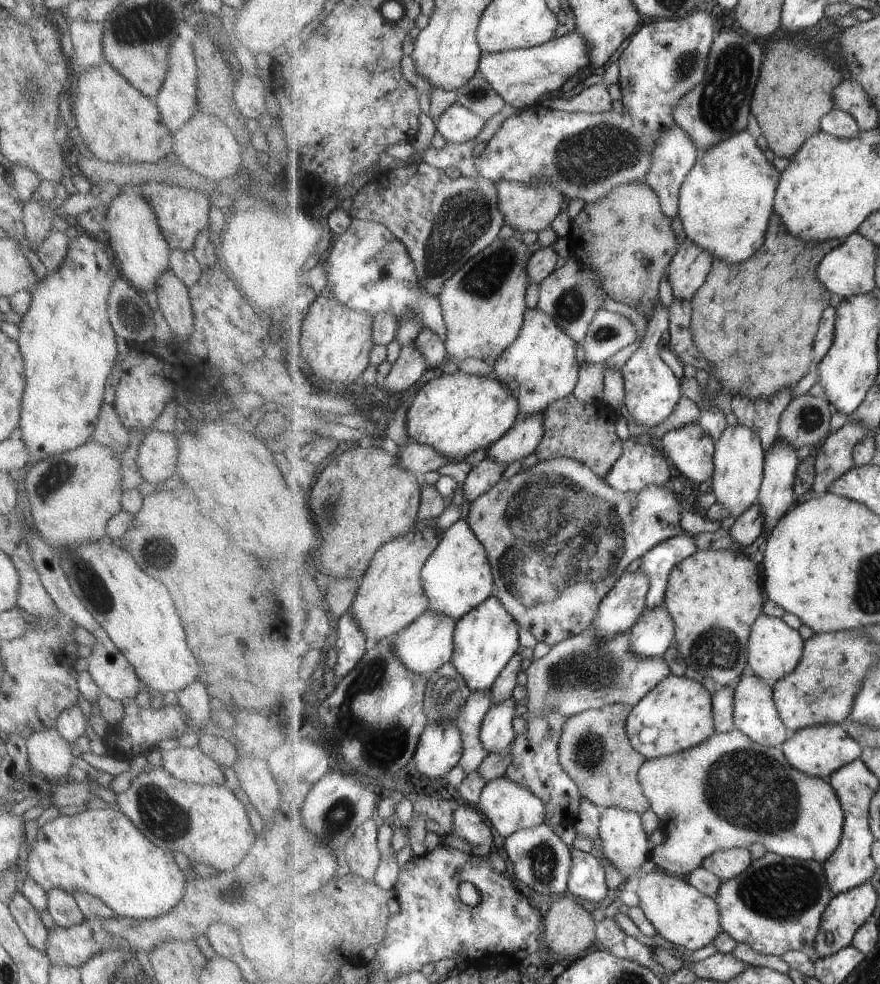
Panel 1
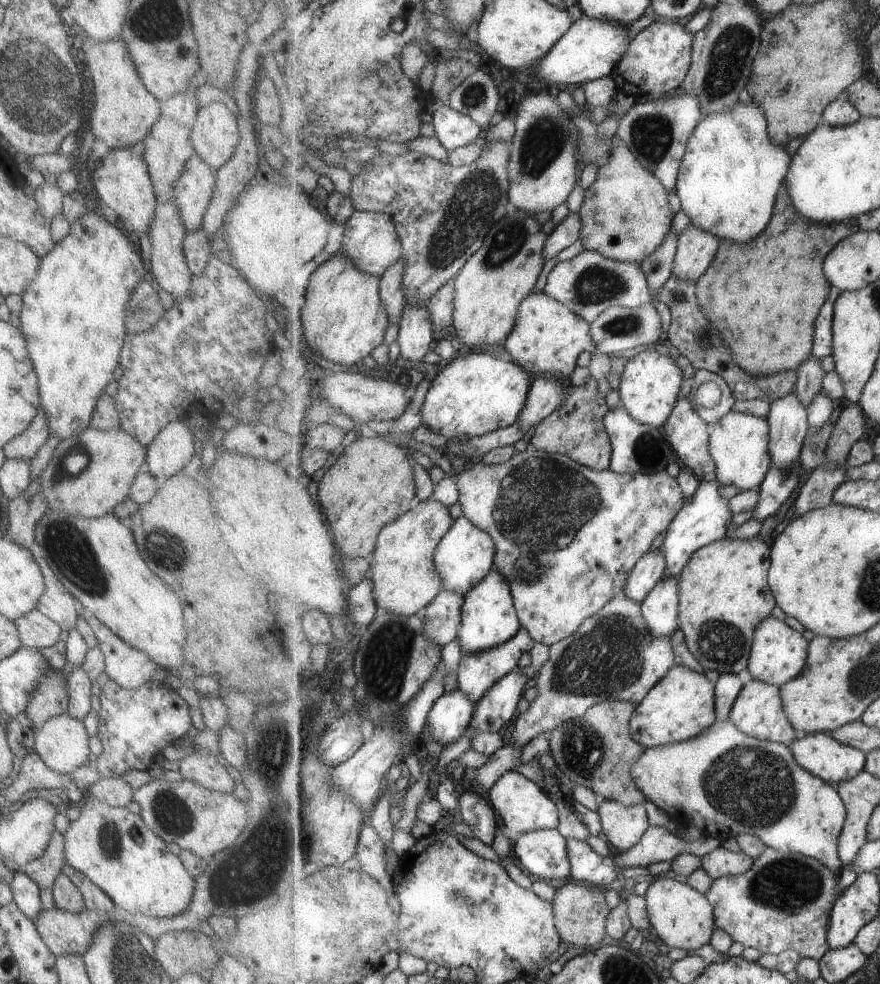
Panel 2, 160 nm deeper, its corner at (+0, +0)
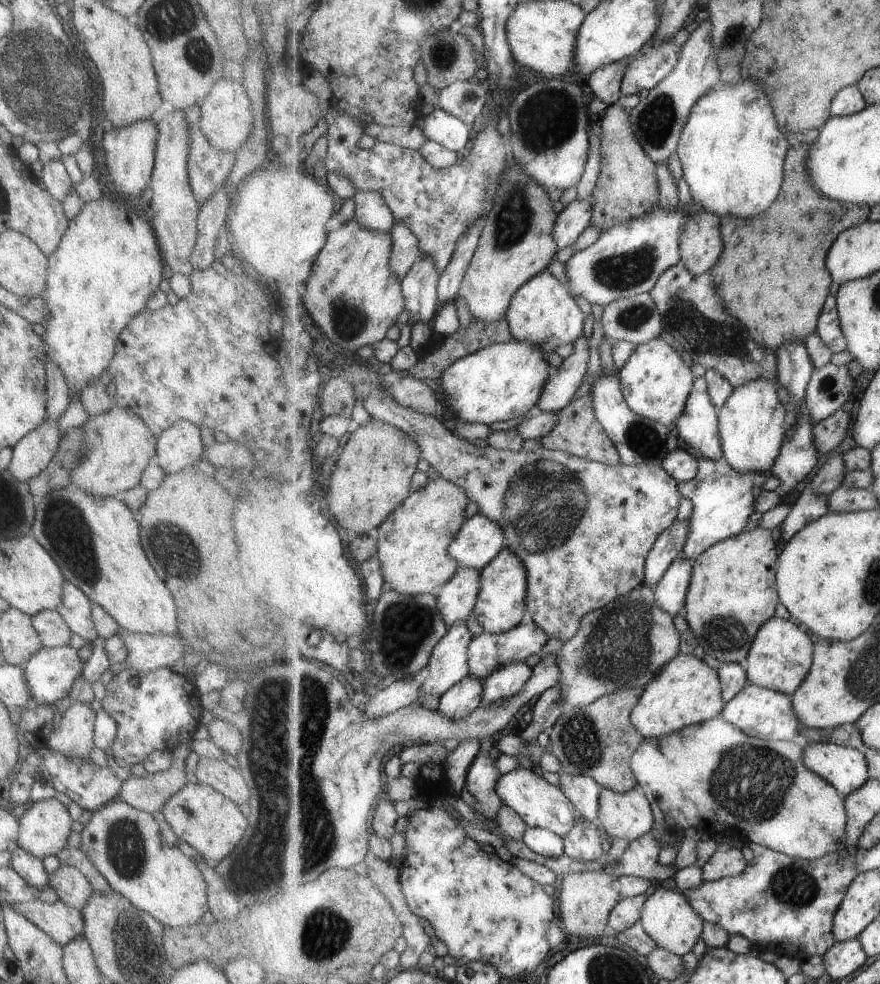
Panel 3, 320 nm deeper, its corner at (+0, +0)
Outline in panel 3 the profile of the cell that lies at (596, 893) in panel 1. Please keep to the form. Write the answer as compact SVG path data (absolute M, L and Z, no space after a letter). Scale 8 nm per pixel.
M587 820L585 824L576 824L564 838L566 855L572 860L593 861L600 858L603 852L601 840L603 840L603 829L596 822Z

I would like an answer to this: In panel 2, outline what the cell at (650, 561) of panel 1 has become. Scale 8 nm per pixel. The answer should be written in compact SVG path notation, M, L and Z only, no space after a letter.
M716 477L702 479L693 496L684 497L686 502L682 510L678 512L677 518L671 523L667 536L659 546L666 556L665 577L679 577L691 557L700 548L728 538L728 534L734 526L731 522L734 512L730 509L730 498L721 496L721 485L720 480Z

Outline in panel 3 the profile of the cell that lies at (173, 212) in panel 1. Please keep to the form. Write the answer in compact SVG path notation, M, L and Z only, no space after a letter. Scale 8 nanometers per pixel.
M195 125L189 127L187 142L186 178L195 202L203 206L224 184L236 154L211 148Z

